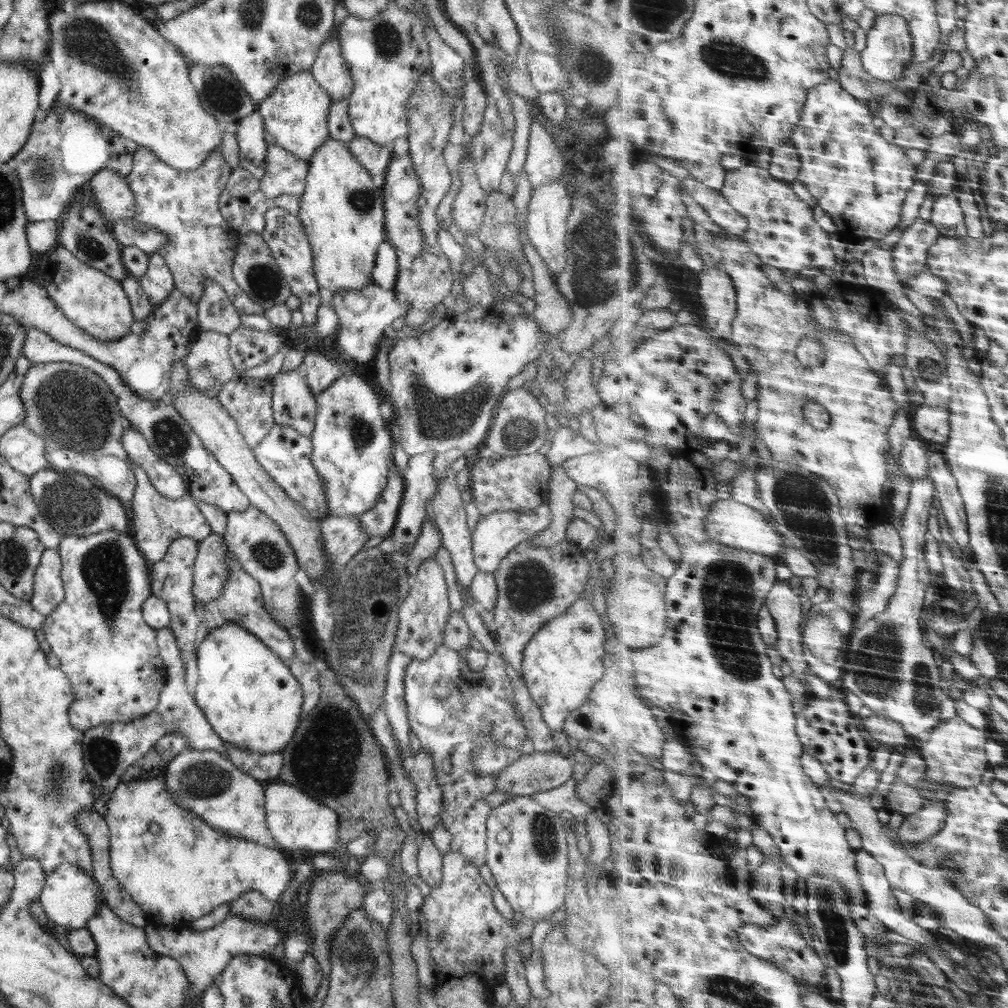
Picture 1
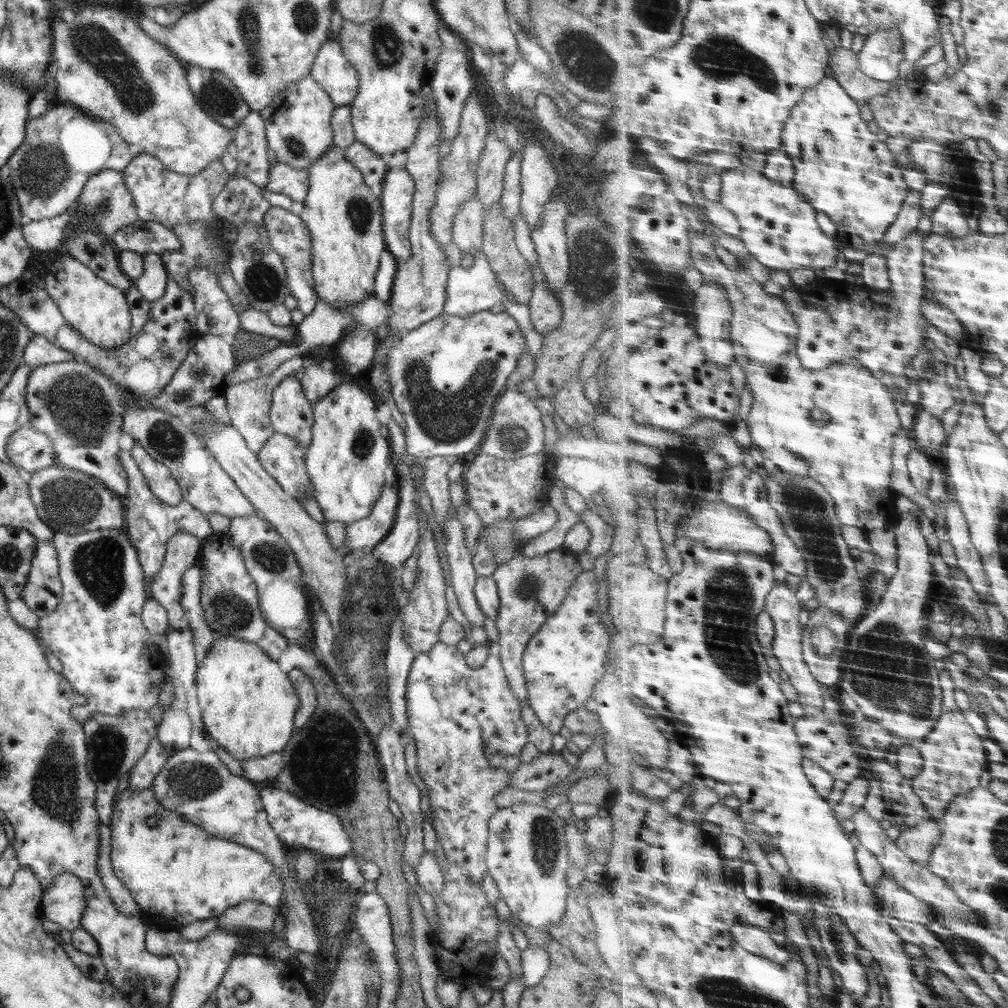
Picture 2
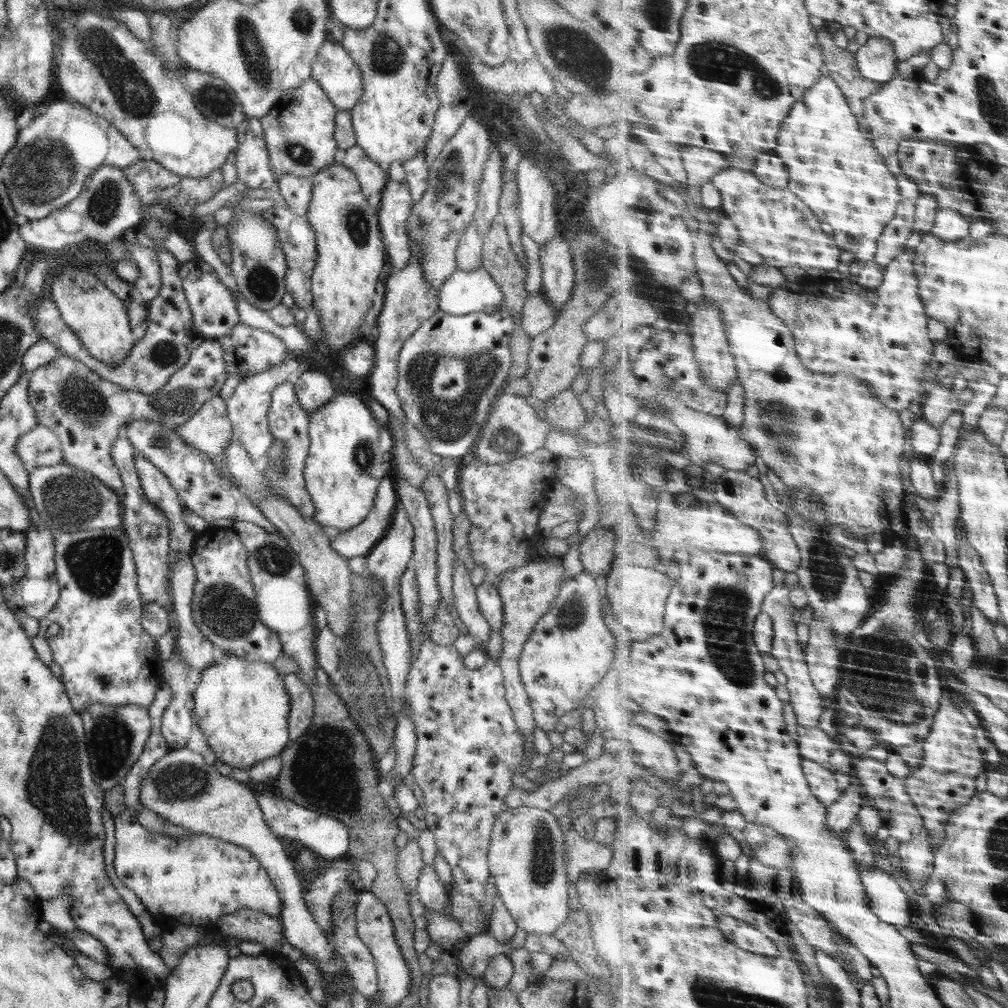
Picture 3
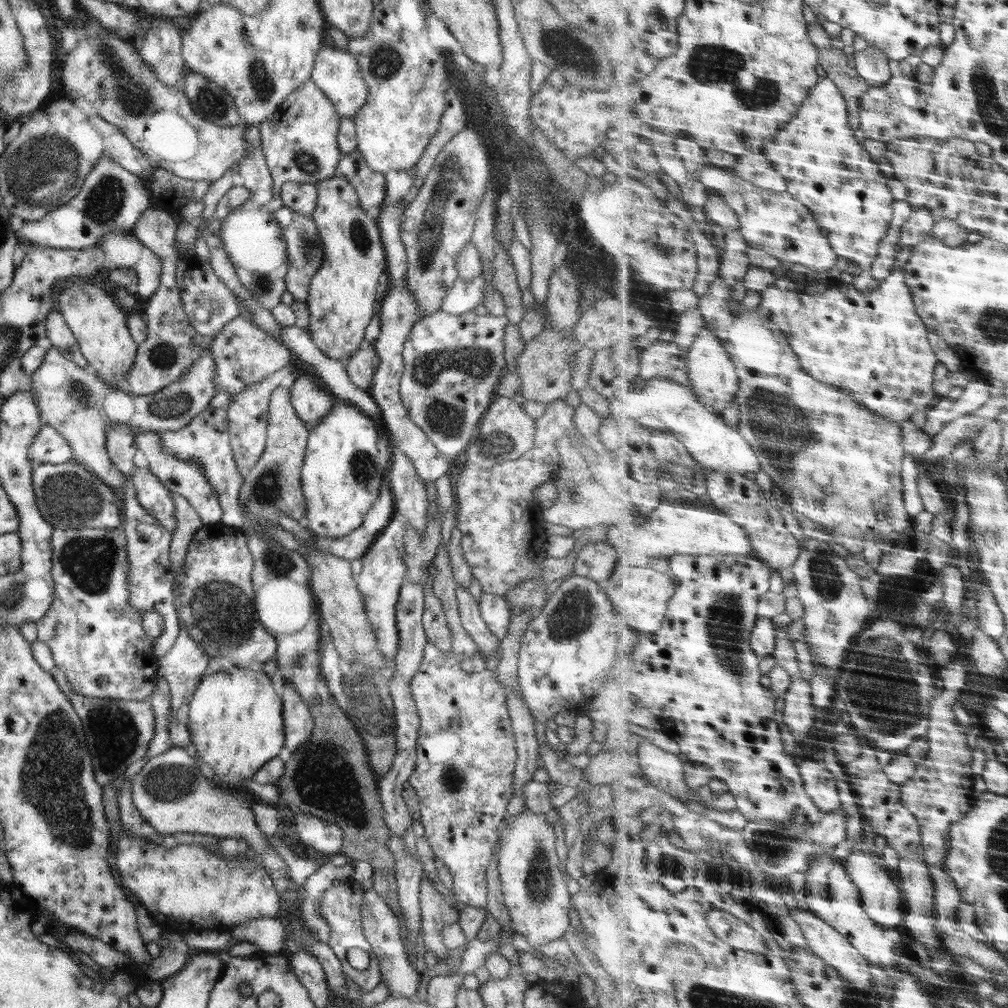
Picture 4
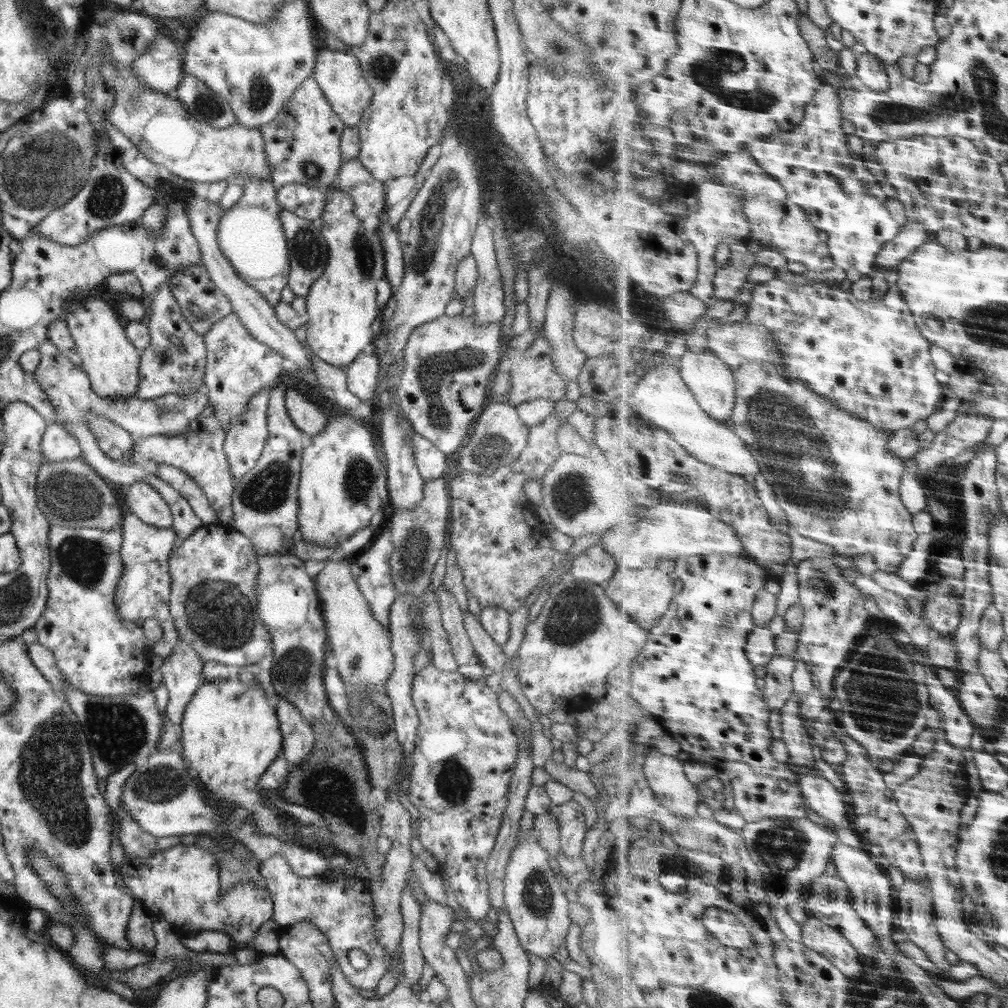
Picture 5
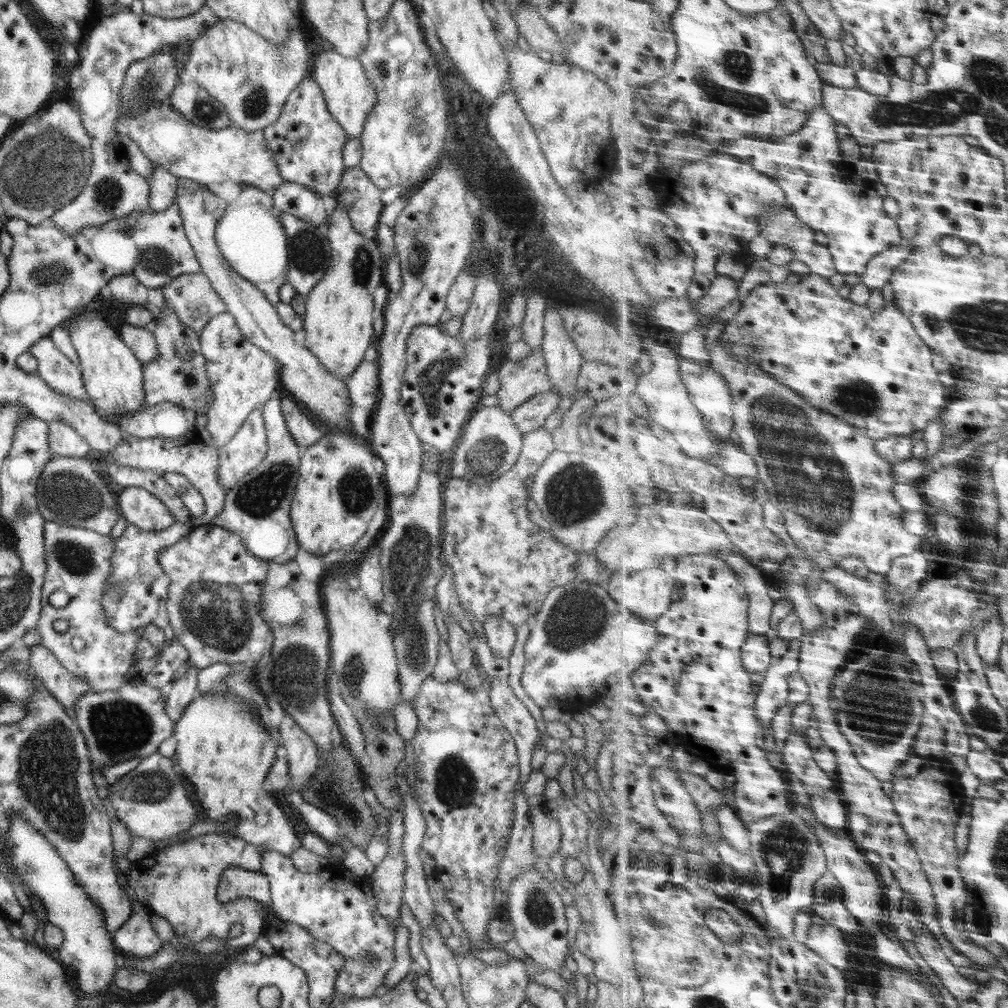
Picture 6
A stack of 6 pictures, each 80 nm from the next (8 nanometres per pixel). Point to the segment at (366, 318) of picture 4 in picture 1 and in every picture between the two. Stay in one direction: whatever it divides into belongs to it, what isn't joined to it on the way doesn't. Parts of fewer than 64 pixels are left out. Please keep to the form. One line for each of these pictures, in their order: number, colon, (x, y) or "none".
1: (342, 212)
2: (344, 218)
3: (350, 254)

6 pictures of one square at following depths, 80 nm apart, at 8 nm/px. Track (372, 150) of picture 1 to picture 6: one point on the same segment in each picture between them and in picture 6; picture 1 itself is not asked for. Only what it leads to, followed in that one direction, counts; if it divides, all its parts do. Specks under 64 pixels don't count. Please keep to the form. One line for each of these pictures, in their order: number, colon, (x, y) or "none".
2: (373, 168)
3: (372, 179)
4: (370, 187)
5: (367, 194)
6: (361, 199)

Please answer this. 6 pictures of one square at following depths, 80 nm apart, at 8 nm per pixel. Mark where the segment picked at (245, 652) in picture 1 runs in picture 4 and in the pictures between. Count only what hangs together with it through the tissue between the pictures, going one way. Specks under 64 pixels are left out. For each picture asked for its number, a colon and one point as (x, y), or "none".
2: (248, 704)
3: (242, 706)
4: (235, 720)

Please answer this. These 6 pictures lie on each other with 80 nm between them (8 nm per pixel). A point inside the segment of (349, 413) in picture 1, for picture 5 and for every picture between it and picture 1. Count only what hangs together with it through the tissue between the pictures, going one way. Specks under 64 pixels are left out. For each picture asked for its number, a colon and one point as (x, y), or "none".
2: (347, 456)
3: (344, 466)
4: (341, 475)
5: (343, 484)

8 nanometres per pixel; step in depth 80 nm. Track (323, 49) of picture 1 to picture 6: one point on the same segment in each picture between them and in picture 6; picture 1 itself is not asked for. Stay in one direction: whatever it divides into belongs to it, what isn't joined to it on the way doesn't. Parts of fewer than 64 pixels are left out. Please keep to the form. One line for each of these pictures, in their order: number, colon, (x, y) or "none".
2: (331, 70)
3: (337, 74)
4: (336, 72)
5: (338, 73)
6: (349, 95)

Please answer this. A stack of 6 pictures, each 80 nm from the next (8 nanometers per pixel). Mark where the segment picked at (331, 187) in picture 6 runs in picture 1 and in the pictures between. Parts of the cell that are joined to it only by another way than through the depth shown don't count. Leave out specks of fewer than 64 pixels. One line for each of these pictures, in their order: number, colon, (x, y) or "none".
1: (295, 114)
2: (298, 130)
3: (299, 132)
4: (300, 144)
5: (302, 144)

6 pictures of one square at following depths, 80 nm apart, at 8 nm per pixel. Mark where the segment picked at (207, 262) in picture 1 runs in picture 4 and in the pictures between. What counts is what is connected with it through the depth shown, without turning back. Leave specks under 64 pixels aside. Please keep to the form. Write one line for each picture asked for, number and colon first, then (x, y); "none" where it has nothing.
2: (182, 203)
3: (171, 198)
4: (169, 192)

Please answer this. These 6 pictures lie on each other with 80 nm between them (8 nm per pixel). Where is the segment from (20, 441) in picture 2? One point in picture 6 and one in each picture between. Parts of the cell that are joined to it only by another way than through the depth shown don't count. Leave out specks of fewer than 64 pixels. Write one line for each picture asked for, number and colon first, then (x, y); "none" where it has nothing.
3: (39, 447)
4: (49, 446)
5: (58, 443)
6: (64, 441)

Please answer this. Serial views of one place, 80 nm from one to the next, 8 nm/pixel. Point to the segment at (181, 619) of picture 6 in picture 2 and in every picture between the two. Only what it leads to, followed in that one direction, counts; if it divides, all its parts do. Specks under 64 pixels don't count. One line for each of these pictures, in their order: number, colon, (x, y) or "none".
2: (228, 593)
3: (224, 602)
4: (216, 605)
5: (213, 604)

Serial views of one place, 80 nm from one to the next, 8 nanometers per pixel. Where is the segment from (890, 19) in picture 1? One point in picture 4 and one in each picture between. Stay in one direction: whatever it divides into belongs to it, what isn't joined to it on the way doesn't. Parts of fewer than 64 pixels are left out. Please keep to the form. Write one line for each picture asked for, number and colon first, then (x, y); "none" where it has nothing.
2: (883, 52)
3: (878, 59)
4: (873, 63)

